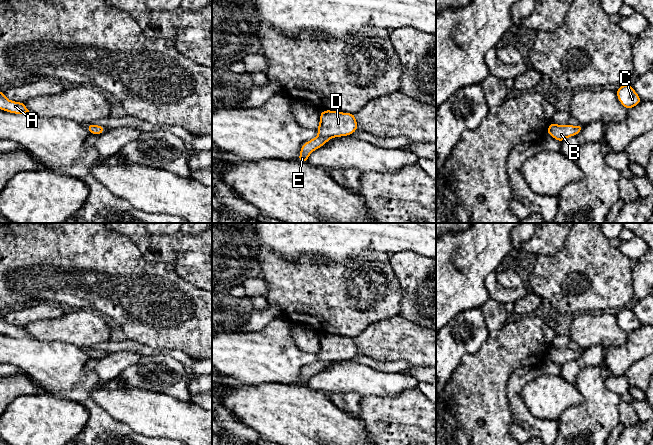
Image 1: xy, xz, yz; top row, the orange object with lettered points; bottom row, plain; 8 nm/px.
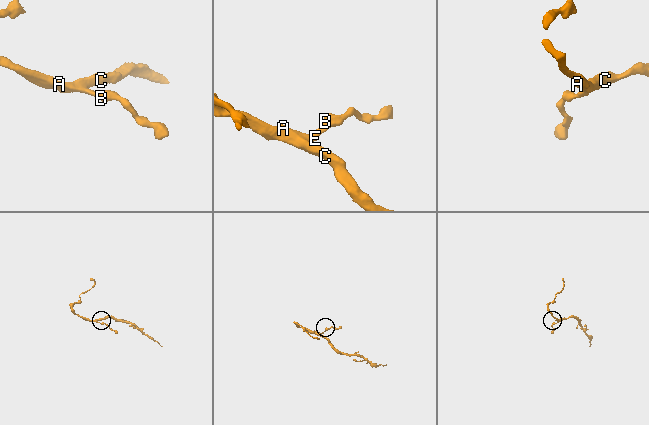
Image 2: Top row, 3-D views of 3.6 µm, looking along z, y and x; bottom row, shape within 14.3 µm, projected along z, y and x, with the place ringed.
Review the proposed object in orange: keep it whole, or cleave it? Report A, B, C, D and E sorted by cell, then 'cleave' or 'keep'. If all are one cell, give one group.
A B C D E | keep

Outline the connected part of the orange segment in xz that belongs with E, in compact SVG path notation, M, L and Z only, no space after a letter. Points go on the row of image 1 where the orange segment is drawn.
M331 110L321 111L319 127L316 130L319 136L302 145L297 161L307 162L308 156L314 150L324 146L329 139L352 135L357 129L355 114Z

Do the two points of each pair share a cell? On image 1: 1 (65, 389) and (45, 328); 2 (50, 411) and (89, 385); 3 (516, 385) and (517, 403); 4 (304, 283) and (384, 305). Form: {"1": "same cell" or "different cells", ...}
{"1": "different cells", "2": "different cells", "3": "same cell", "4": "same cell"}

